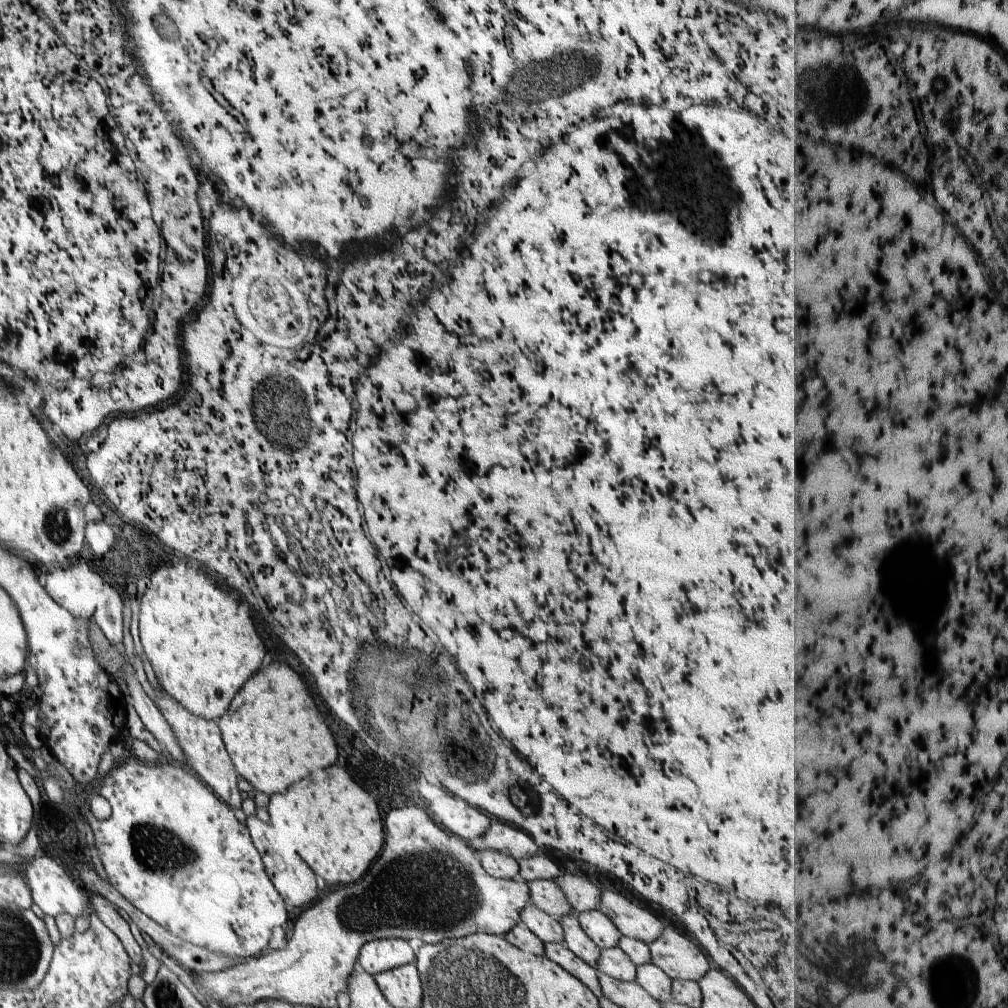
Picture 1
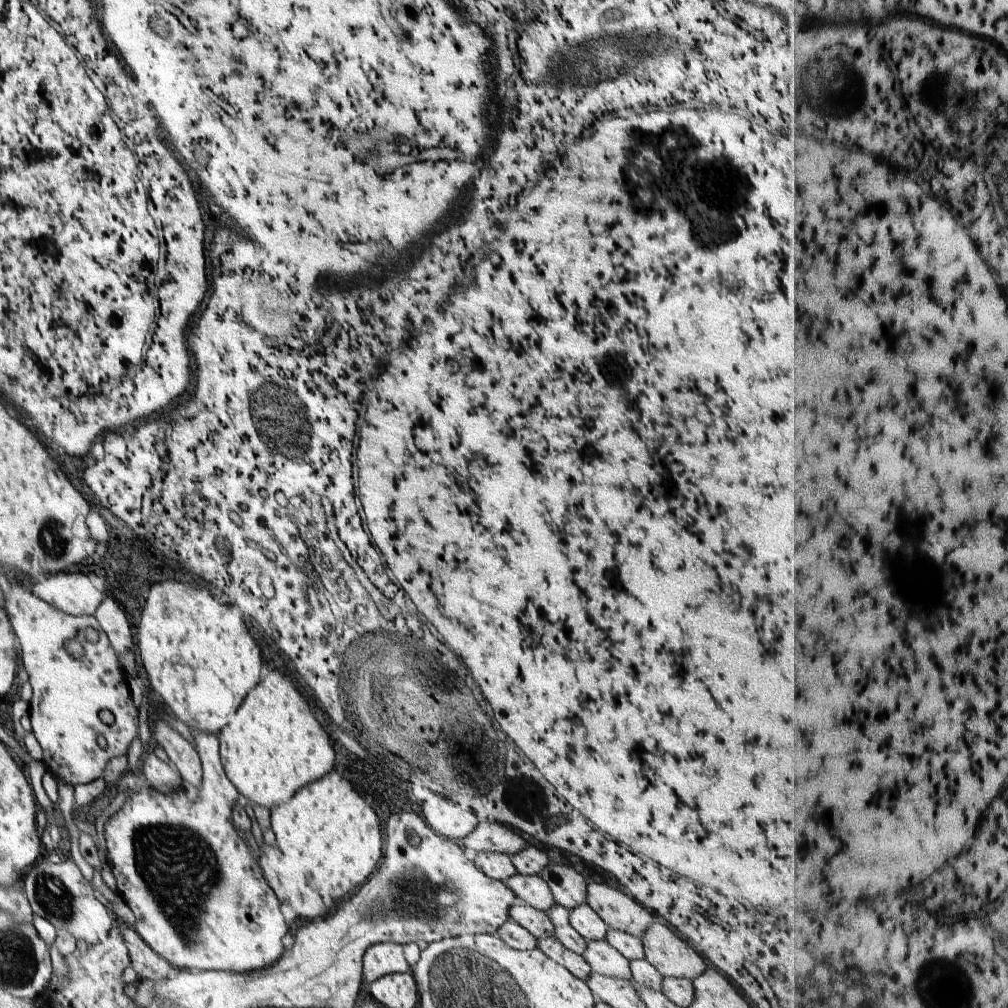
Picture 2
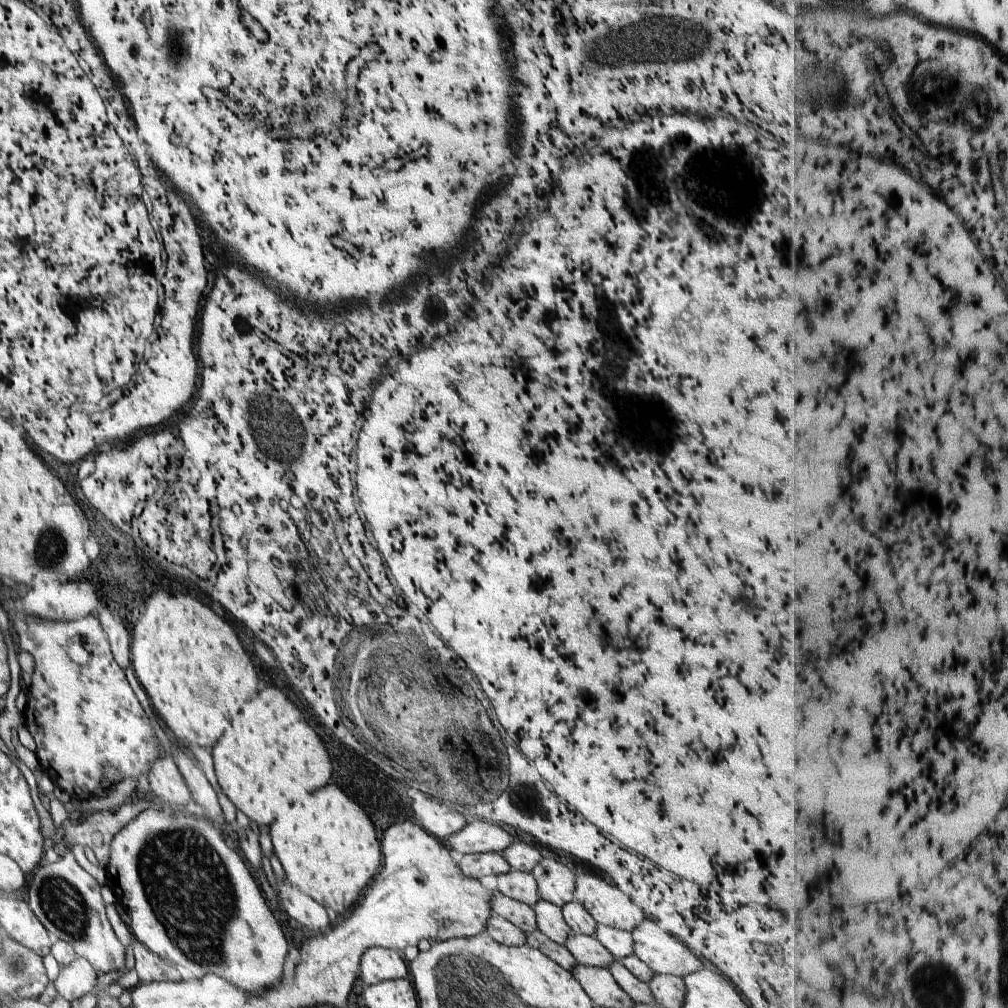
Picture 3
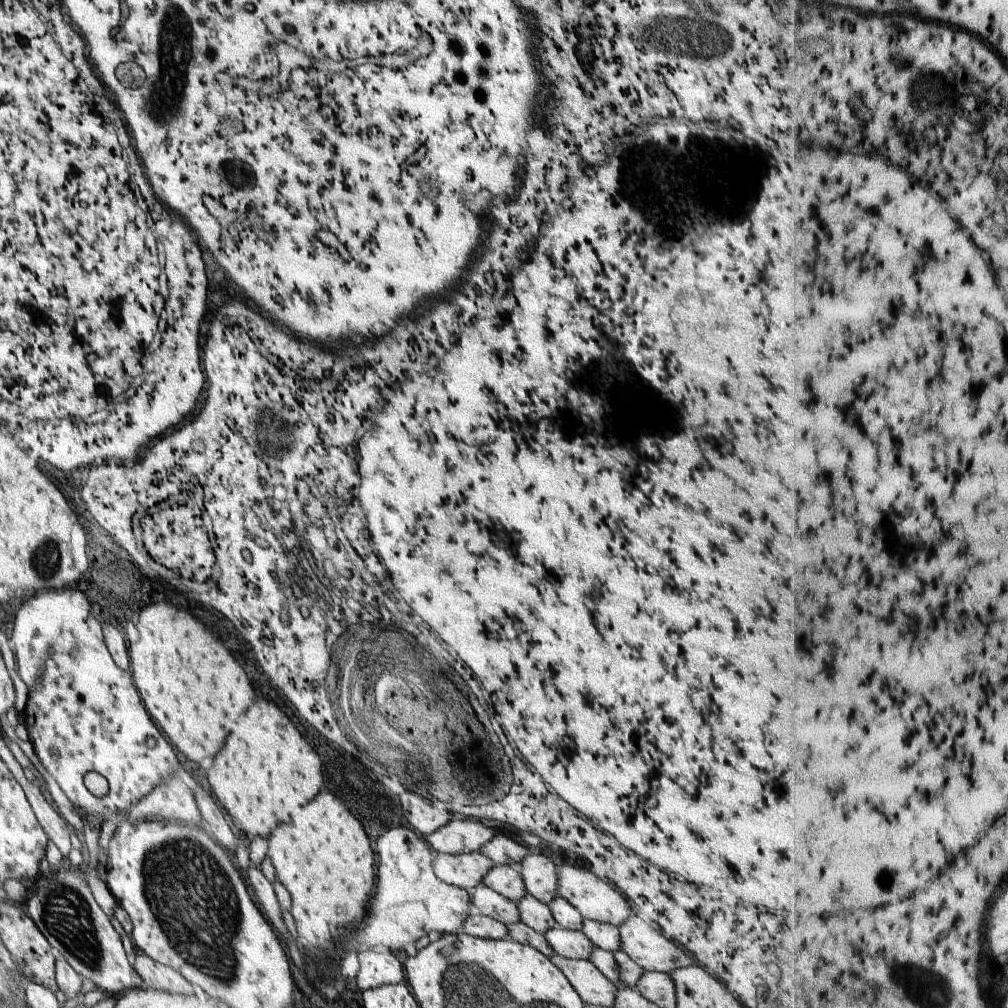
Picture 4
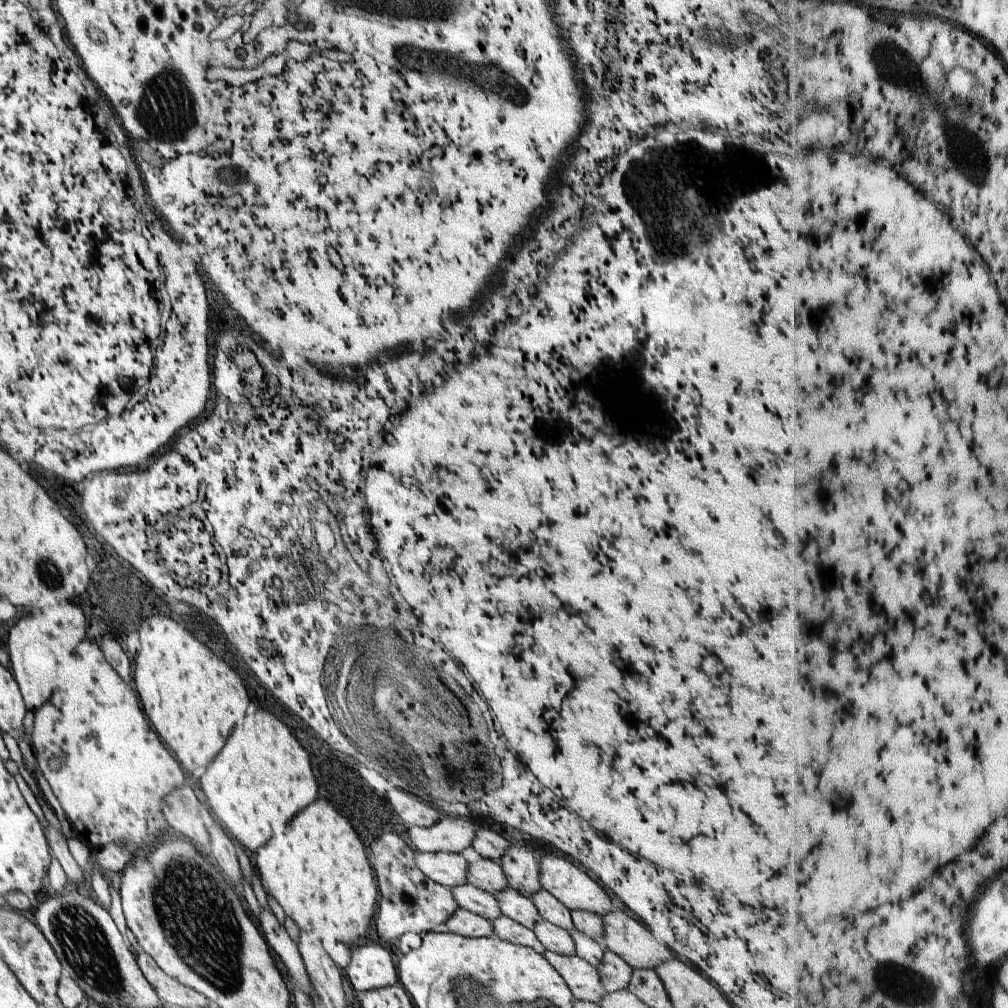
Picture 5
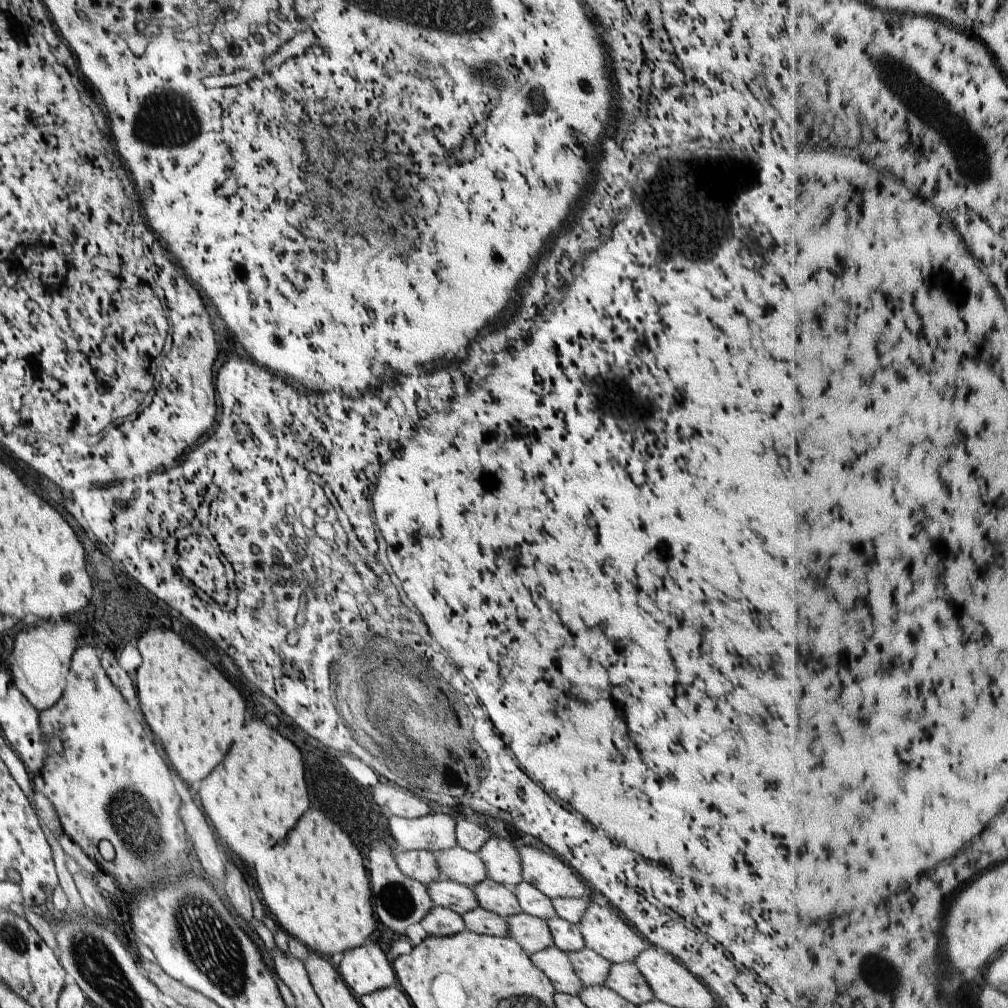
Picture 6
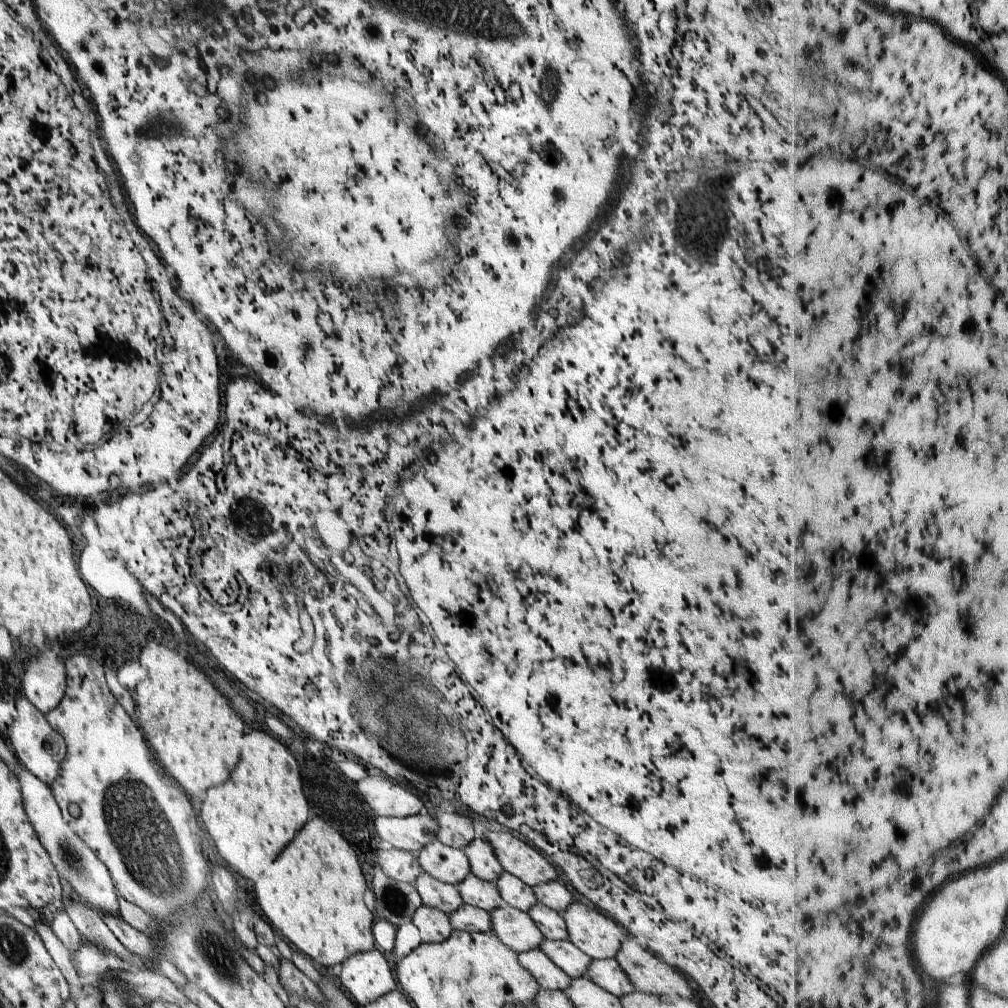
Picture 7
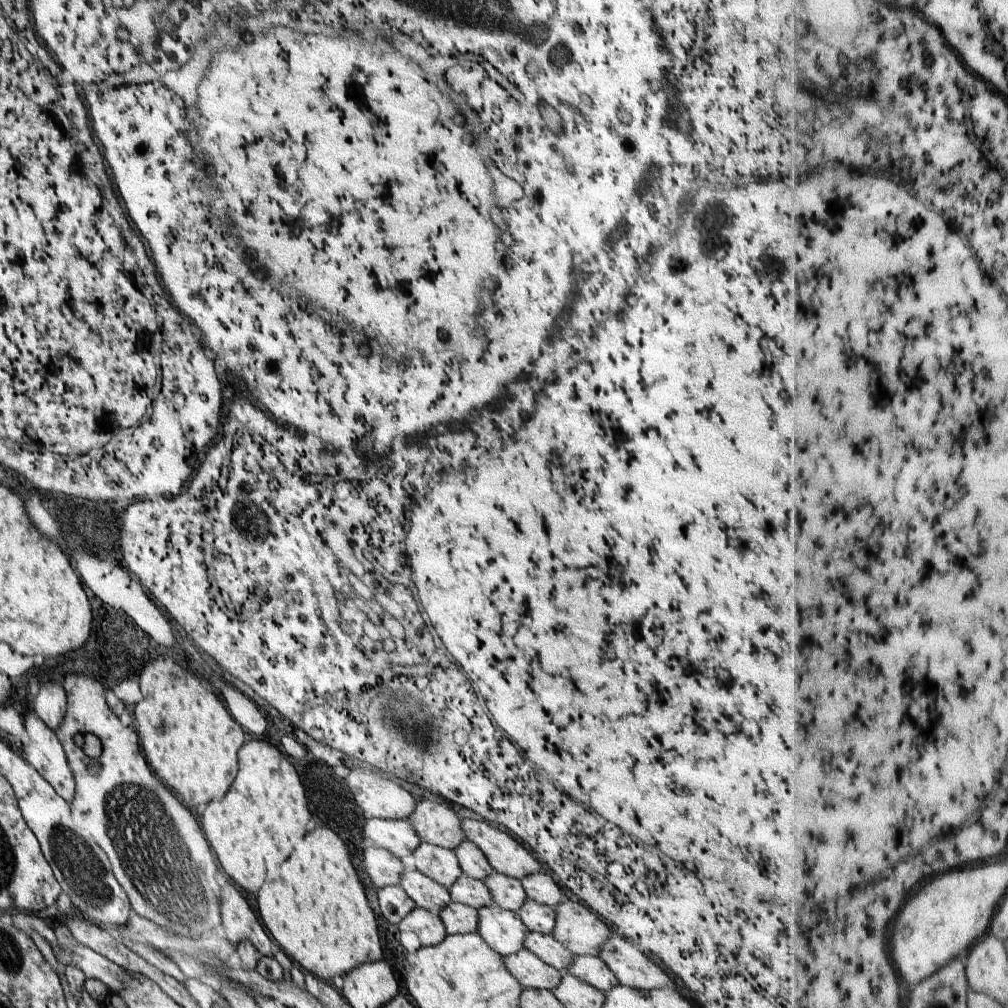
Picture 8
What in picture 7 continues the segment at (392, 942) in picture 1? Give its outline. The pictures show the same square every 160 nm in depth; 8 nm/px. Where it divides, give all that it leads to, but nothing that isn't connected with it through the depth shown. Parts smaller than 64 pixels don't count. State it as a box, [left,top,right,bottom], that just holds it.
[339,946,396,1007]

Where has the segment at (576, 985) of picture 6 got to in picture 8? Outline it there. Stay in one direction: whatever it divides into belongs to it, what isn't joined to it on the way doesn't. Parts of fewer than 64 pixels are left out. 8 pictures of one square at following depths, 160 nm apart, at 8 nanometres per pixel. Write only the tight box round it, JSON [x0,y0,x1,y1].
[505,948,562,991]

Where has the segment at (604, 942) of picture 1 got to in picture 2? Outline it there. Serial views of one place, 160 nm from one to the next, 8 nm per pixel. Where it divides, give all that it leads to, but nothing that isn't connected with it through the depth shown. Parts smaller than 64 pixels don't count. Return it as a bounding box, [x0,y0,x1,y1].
[569,905,609,941]

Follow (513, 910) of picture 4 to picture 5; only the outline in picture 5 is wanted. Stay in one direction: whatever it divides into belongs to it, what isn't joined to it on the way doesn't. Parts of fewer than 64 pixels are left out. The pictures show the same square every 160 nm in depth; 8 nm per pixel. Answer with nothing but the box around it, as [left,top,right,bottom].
[450,883,503,920]

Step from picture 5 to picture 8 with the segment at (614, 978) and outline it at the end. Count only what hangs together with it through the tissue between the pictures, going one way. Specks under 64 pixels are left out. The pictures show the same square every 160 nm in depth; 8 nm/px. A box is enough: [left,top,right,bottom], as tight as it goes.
[524,932,575,973]

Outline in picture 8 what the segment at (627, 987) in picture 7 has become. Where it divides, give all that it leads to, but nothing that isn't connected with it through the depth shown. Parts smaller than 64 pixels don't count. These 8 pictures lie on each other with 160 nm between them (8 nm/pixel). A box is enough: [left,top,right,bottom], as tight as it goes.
[566,955,619,993]

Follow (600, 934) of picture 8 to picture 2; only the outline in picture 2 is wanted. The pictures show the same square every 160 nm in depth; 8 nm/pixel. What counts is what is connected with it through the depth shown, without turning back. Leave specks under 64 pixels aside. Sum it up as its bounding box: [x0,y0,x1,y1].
[641,920,707,981]

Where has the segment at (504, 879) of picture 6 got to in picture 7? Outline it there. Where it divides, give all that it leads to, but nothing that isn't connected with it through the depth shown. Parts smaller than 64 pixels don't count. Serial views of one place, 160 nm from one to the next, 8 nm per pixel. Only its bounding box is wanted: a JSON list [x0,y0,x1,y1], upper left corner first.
[462,839,505,883]

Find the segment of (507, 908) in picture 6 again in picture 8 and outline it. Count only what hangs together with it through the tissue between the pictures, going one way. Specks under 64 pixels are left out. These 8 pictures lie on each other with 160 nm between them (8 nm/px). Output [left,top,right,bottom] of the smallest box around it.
[448,875,494,910]

